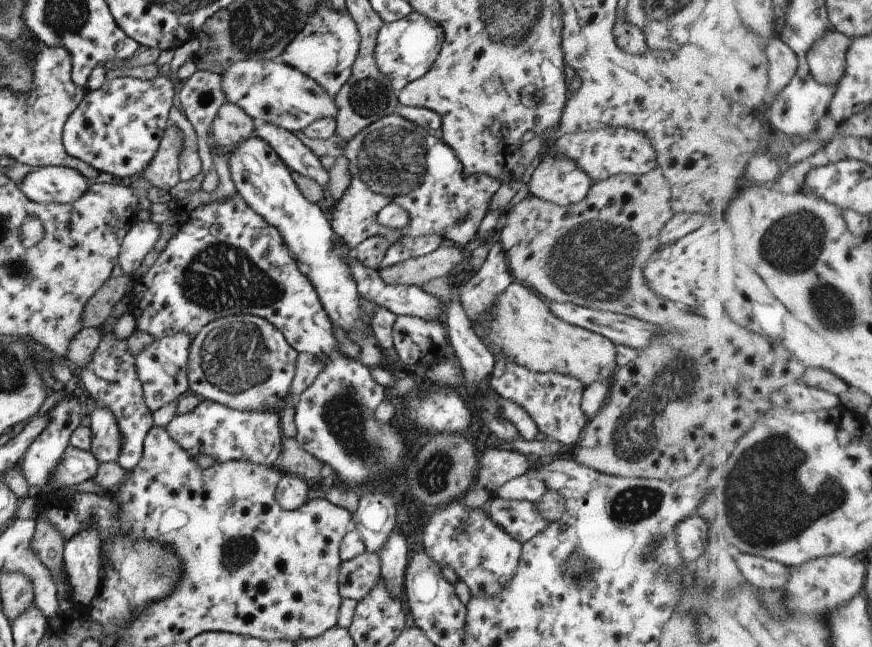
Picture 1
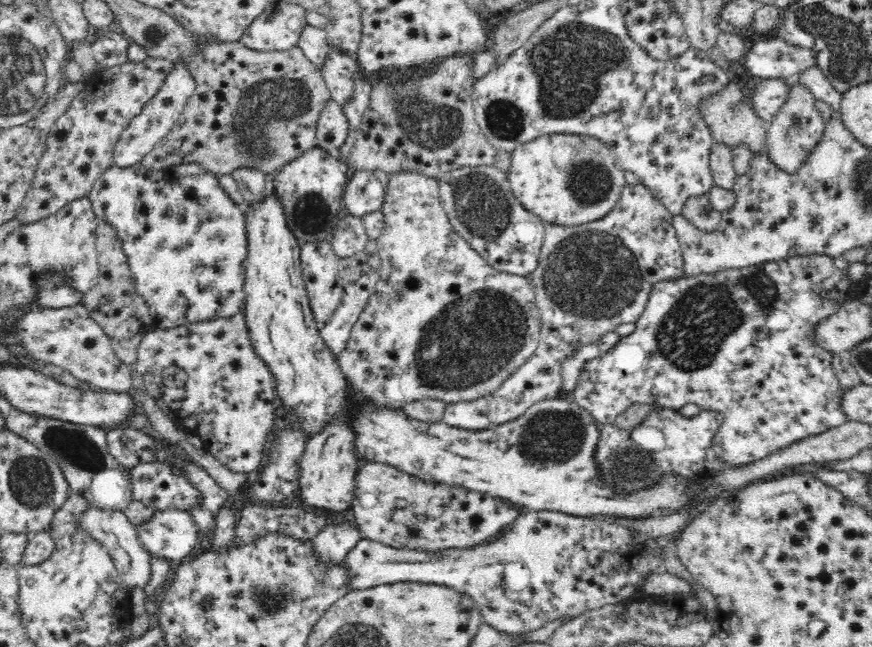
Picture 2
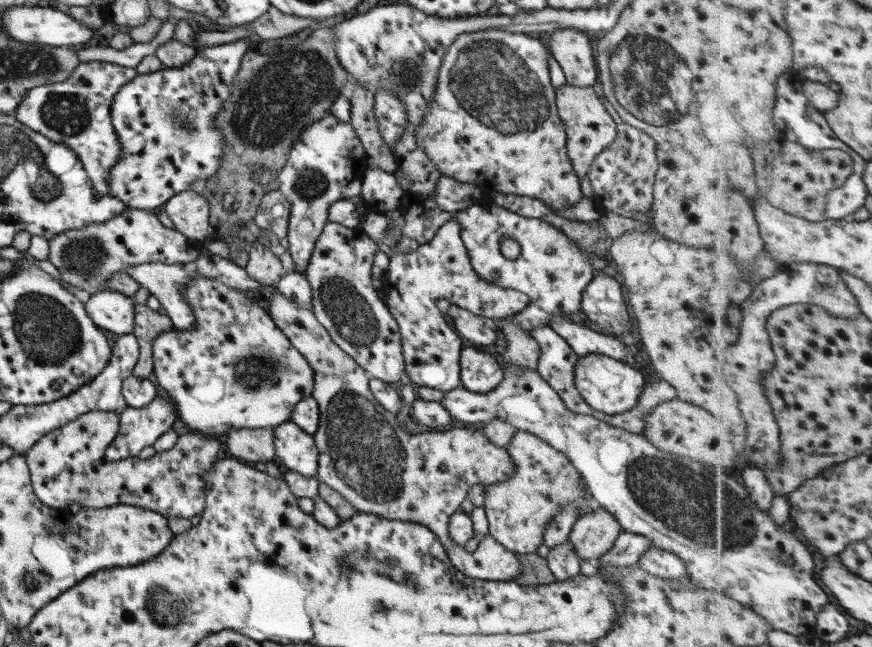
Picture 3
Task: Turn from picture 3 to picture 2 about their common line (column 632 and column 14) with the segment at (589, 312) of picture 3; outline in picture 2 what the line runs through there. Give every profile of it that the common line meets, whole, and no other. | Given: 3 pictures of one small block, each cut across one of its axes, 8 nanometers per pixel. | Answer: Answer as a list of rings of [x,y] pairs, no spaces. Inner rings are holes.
[[[82,303],[61,309],[36,306],[13,323],[13,331],[20,339],[25,358],[42,360],[45,363],[68,371],[80,382],[87,382],[102,391],[131,392],[134,389],[131,367],[121,363],[110,347],[110,337],[94,322]]]

